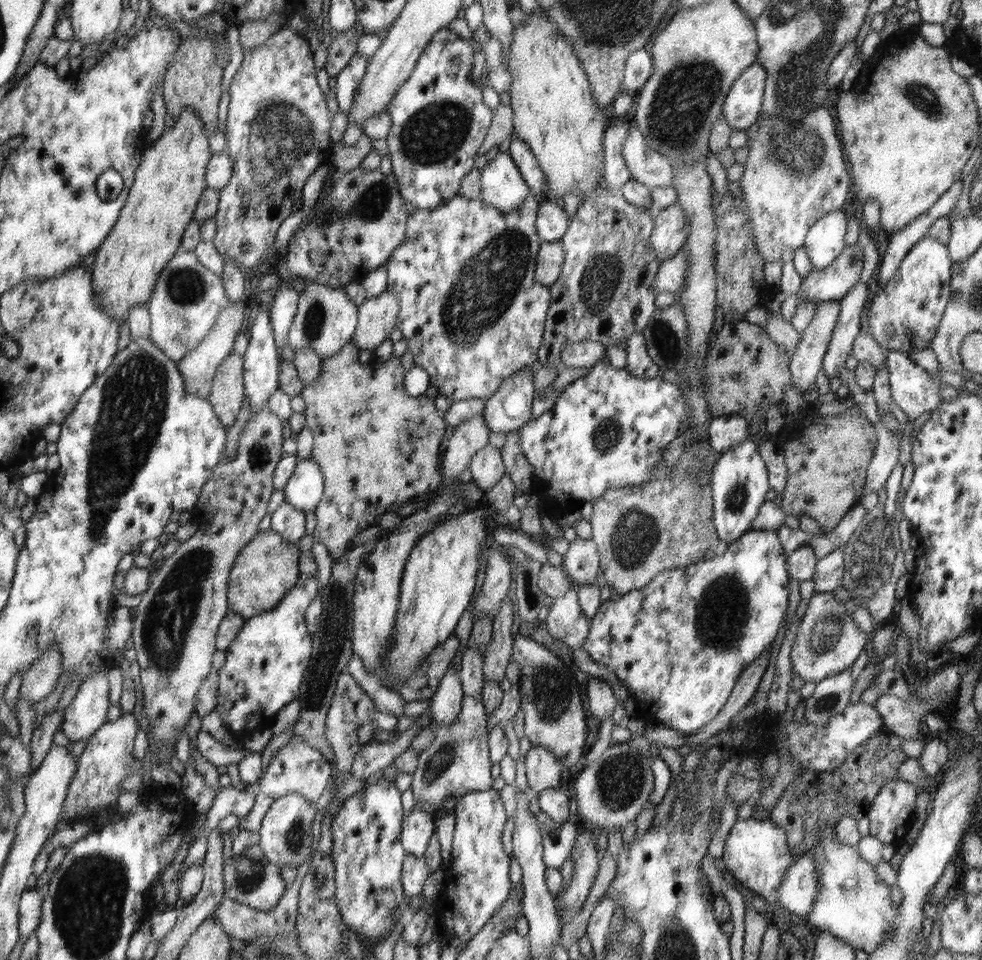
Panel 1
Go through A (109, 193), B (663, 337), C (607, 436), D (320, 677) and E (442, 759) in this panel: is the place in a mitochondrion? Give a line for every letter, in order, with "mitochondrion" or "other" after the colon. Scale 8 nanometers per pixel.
A: other
B: mitochondrion
C: mitochondrion
D: mitochondrion
E: mitochondrion

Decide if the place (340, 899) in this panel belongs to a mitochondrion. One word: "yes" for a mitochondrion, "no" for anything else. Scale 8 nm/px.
no

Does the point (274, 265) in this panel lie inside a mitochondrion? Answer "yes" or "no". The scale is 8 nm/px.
no

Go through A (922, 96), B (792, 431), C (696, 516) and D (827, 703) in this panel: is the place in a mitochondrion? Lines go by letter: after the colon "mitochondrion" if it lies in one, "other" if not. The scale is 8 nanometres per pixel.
A: mitochondrion
B: other
C: other
D: mitochondrion

